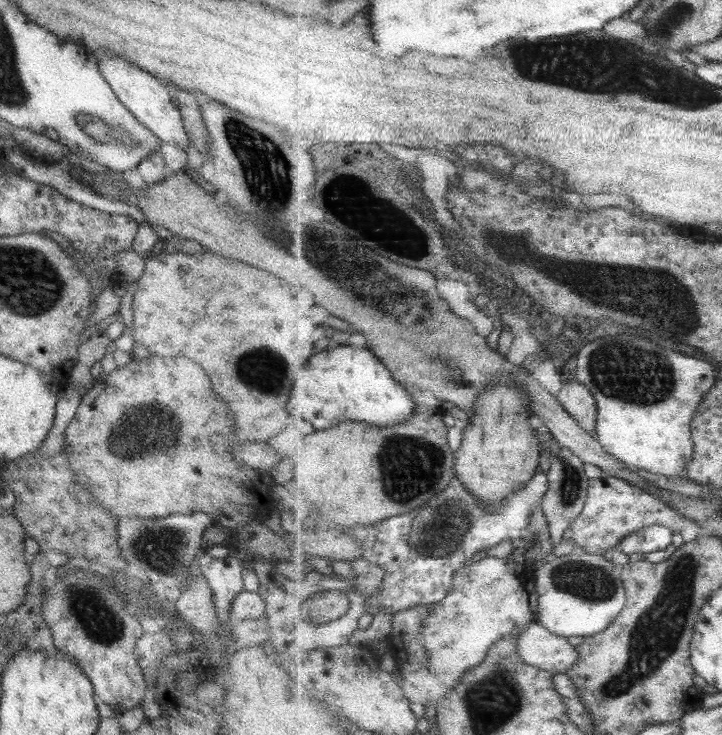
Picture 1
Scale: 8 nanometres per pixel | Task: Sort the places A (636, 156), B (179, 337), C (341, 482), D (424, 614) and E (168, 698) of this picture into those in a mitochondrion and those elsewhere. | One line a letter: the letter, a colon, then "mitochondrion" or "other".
A: other
B: other
C: other
D: other
E: other

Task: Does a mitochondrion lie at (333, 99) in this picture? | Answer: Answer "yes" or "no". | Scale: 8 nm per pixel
no

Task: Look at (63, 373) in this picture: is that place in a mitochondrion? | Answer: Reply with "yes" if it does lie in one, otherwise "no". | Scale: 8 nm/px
no

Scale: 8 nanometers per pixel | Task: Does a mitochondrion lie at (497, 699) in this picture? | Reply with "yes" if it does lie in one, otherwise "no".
yes

